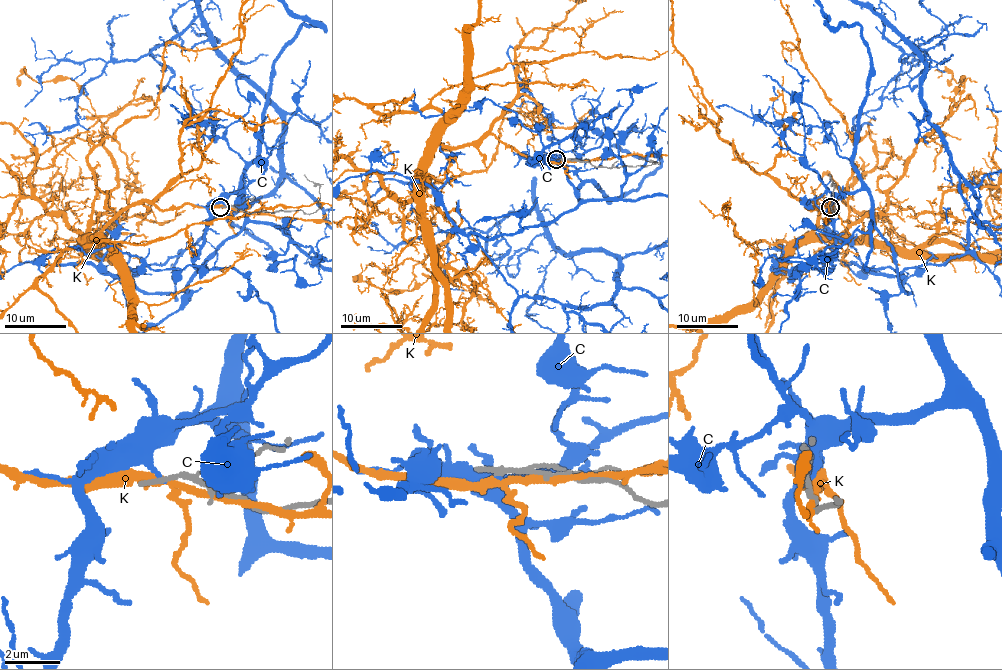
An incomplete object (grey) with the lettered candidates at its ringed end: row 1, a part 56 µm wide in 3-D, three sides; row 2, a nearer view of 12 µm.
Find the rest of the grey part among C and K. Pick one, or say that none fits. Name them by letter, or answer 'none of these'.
none of these

